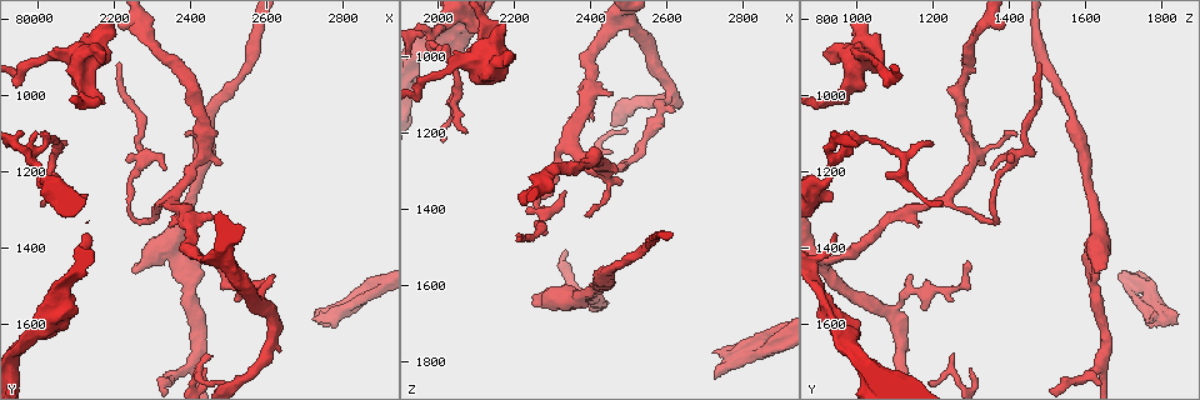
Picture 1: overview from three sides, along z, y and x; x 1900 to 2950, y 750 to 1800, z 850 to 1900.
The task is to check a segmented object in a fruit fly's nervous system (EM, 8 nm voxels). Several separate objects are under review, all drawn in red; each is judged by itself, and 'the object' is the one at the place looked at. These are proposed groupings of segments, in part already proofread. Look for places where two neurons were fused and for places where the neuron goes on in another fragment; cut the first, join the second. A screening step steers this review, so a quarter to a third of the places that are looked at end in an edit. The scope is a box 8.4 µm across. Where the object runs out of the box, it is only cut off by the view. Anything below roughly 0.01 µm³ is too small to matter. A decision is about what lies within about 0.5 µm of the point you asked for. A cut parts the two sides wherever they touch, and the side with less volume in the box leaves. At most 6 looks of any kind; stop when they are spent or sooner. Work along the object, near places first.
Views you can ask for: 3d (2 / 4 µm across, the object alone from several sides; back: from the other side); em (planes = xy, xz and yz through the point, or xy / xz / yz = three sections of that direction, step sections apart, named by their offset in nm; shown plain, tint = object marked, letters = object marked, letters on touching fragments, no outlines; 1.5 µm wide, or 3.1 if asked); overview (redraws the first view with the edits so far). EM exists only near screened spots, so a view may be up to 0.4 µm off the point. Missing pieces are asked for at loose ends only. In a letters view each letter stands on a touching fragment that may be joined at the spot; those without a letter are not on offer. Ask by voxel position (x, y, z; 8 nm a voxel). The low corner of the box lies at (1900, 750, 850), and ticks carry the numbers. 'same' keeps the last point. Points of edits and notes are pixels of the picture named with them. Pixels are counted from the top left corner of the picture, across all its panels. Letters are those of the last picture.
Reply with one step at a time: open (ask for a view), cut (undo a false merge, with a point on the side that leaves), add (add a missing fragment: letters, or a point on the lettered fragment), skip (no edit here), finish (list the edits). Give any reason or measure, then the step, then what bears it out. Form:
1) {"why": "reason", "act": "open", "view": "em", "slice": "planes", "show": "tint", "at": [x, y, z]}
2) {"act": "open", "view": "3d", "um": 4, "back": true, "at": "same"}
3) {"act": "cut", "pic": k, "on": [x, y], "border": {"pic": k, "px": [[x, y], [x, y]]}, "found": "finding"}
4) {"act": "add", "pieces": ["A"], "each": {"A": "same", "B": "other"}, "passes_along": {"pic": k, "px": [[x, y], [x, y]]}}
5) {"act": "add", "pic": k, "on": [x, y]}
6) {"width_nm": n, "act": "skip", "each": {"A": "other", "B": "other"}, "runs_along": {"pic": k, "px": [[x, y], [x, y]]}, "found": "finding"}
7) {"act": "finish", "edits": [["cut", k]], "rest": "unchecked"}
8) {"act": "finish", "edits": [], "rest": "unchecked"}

{"why": "an open end", "act": "open", "view": "em", "slice": "yz", "step": 8, "show": "tint", "at": [2725, 1575, 1845]}

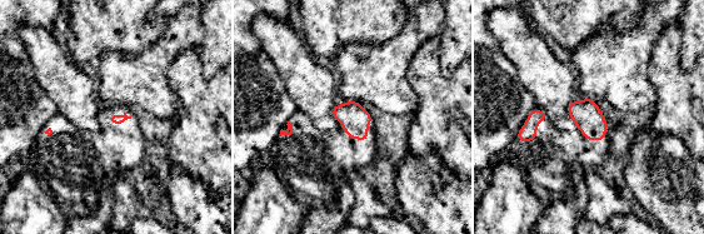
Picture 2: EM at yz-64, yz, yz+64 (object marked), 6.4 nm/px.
{"why": "cut it another way", "act": "open", "view": "em", "slice": "xz", "step": 8, "show": "letters", "at": "same"}

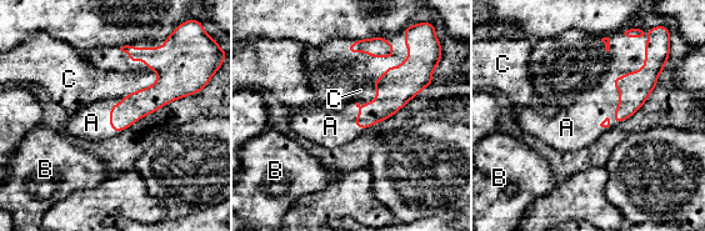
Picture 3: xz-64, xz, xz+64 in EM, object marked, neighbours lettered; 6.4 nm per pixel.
{"act": "add", "pieces": ["A"], "each": {"A": "same", "B": "other", "C": "other"}, "passes_along": {"pic": 3, "px": [[395, 90], [360, 106], [330, 126]]}, "found": "it goes on there"}

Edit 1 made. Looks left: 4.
{"why": "an open end", "act": "open", "view": "3d", "um": 2, "back": true, "at": [2435, 1310, 1100]}

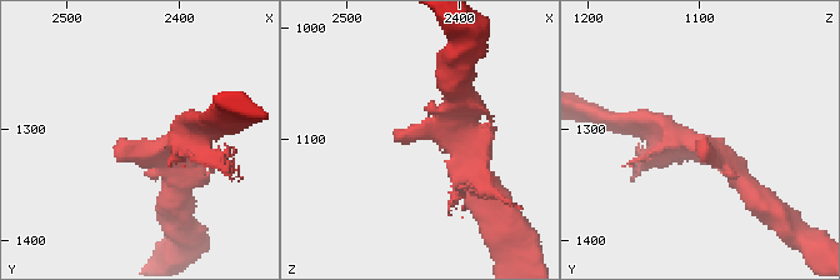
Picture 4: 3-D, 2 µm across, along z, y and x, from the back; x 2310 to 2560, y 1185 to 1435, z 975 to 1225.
{"arm_widths_nm": [220, 220], "act": "open", "view": "em", "slice": "planes", "show": "tint", "at": [2438, 1310, 1098]}

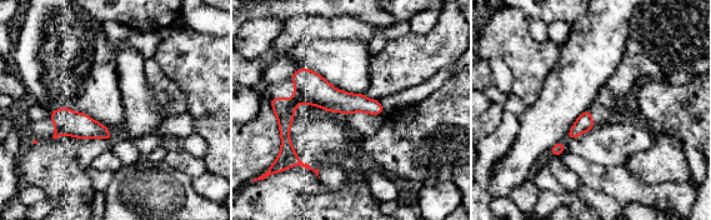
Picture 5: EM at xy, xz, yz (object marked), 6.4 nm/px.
{"act": "open", "view": "em", "slice": "planes", "show": "letters", "at": "same"}

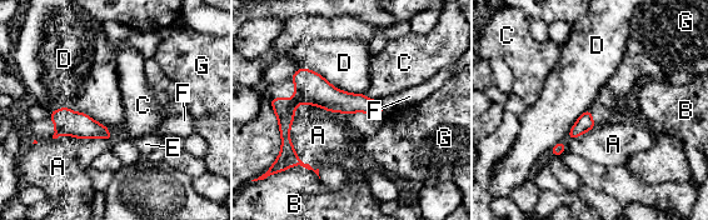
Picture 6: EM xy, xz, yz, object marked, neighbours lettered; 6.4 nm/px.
{"longest_contact_nm": ["A", 460], "act": "skip", "each": {"A": "other", "B": "other", "C": "other", "D": "other", "E": "other", "F": "other", "G": "other"}, "border": {"pic": 6, "px": [[51, 110], [83, 111], [113, 139]]}, "found": "none of them fits"}

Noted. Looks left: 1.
{"act": "finish", "edits": [["add", 3]], "rest": "unchecked"}

